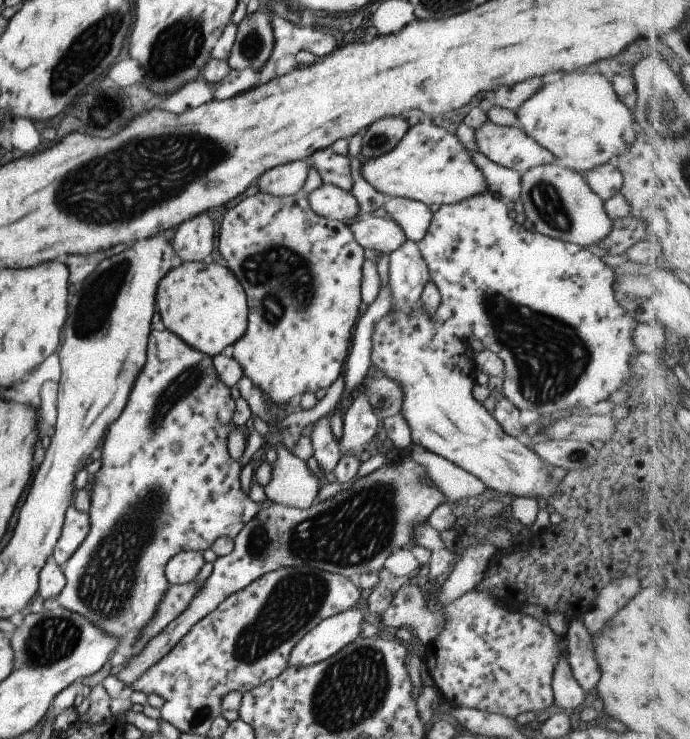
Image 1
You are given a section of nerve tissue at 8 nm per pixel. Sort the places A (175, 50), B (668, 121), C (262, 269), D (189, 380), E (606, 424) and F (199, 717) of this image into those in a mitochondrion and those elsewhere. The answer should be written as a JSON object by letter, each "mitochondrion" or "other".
{"A":"mitochondrion","B":"mitochondrion","C":"mitochondrion","D":"mitochondrion","E":"other","F":"mitochondrion"}

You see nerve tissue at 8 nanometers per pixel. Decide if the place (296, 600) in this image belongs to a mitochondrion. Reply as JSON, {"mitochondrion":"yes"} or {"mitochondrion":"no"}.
{"mitochondrion":"yes"}

